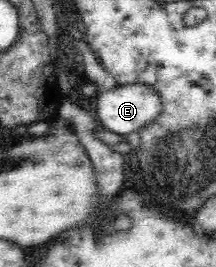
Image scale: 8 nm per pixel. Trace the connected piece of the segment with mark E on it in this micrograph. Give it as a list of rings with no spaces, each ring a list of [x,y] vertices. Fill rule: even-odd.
[[[116,84],[110,90],[98,89],[98,103],[95,115],[106,130],[123,136],[137,136],[149,124],[153,124],[162,112],[160,94],[155,87],[141,84]]]

